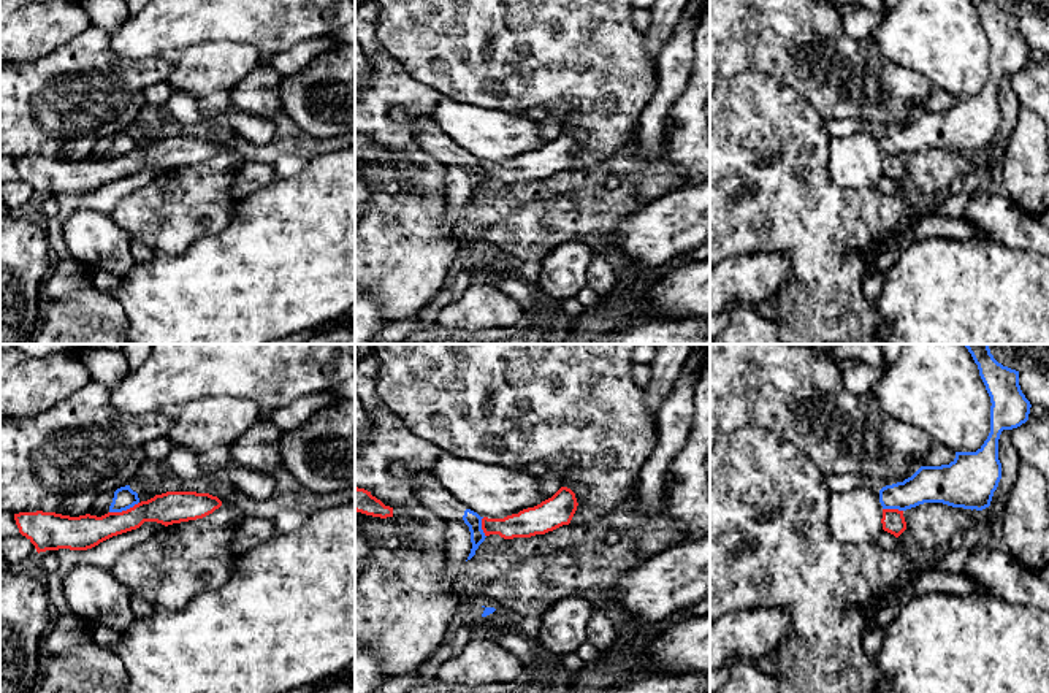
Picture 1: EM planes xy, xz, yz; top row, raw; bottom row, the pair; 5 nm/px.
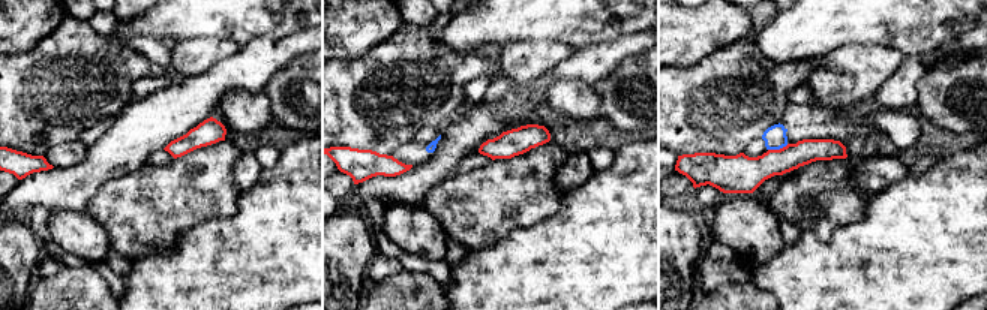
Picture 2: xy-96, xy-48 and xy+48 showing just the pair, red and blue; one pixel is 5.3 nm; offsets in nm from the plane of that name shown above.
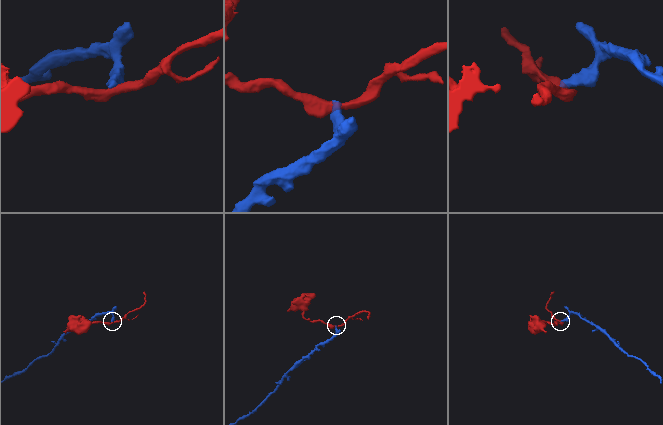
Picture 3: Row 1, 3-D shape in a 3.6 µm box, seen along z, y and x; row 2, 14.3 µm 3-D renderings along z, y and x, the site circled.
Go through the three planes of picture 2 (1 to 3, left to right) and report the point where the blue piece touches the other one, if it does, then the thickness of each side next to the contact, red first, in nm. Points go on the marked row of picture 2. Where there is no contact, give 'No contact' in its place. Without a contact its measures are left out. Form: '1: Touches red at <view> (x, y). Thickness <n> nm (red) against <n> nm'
1: No contact
2: No contact
3: Touches red at xy+48 (777, 150). Thickness 200 nm (red) against 120 nm

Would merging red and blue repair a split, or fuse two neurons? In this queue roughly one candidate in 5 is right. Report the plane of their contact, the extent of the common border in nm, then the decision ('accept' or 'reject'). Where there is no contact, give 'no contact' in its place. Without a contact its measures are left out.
xy | 160 nm | reject

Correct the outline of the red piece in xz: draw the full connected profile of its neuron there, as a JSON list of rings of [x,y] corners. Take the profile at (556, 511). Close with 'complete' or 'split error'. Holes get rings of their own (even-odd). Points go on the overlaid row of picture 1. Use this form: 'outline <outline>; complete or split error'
outline [[[561,487],[551,498],[534,507],[520,511],[504,519],[482,519],[485,536],[499,534],[504,539],[531,538],[569,525],[577,511],[575,493]]]; complete

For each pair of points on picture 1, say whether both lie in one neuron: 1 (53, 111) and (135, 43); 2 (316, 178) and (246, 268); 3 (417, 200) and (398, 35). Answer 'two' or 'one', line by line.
1: two
2: one
3: two

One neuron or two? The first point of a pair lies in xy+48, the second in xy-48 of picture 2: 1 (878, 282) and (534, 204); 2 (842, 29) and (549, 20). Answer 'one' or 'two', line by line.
1: two
2: one

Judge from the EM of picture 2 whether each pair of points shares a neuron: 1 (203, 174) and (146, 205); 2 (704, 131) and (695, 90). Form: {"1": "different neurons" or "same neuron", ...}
{"1": "same neuron", "2": "same neuron"}

